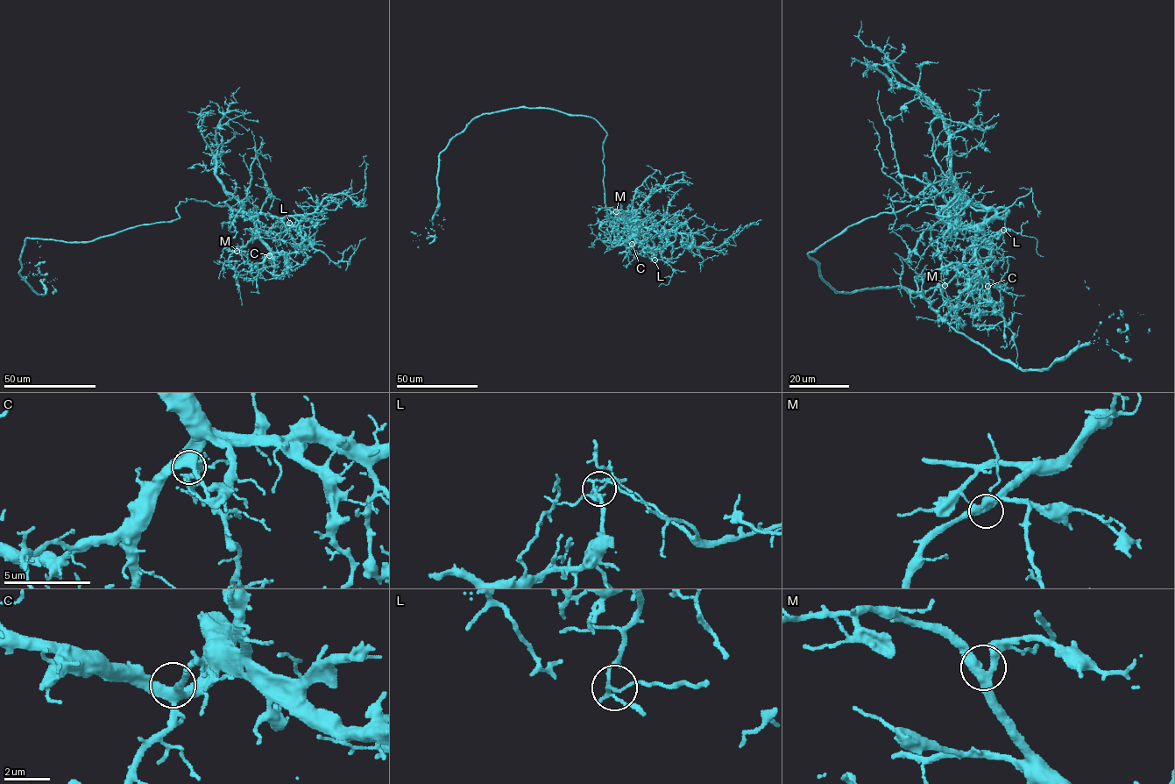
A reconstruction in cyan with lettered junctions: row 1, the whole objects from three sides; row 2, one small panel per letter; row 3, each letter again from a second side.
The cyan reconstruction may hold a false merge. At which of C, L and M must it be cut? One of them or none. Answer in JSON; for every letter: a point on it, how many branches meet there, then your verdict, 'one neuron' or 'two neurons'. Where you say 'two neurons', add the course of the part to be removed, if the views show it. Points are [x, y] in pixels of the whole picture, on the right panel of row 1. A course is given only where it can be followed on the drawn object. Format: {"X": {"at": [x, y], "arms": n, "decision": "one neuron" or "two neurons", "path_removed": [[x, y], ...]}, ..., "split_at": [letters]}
{"C": {"at": [987, 286], "arms": 4, "decision": "one neuron"}, "L": {"at": [1003, 230], "arms": 4, "decision": "two neurons", "path_removed": [[1004, 230], [1001, 229], [997, 238], [1011, 229], [1022, 236], [1033, 237], [1036, 241], [1037, 253], [1043, 257]]}, "M": {"at": [944, 285], "arms": 4, "decision": "one neuron"}, "split_at": ["L"]}

